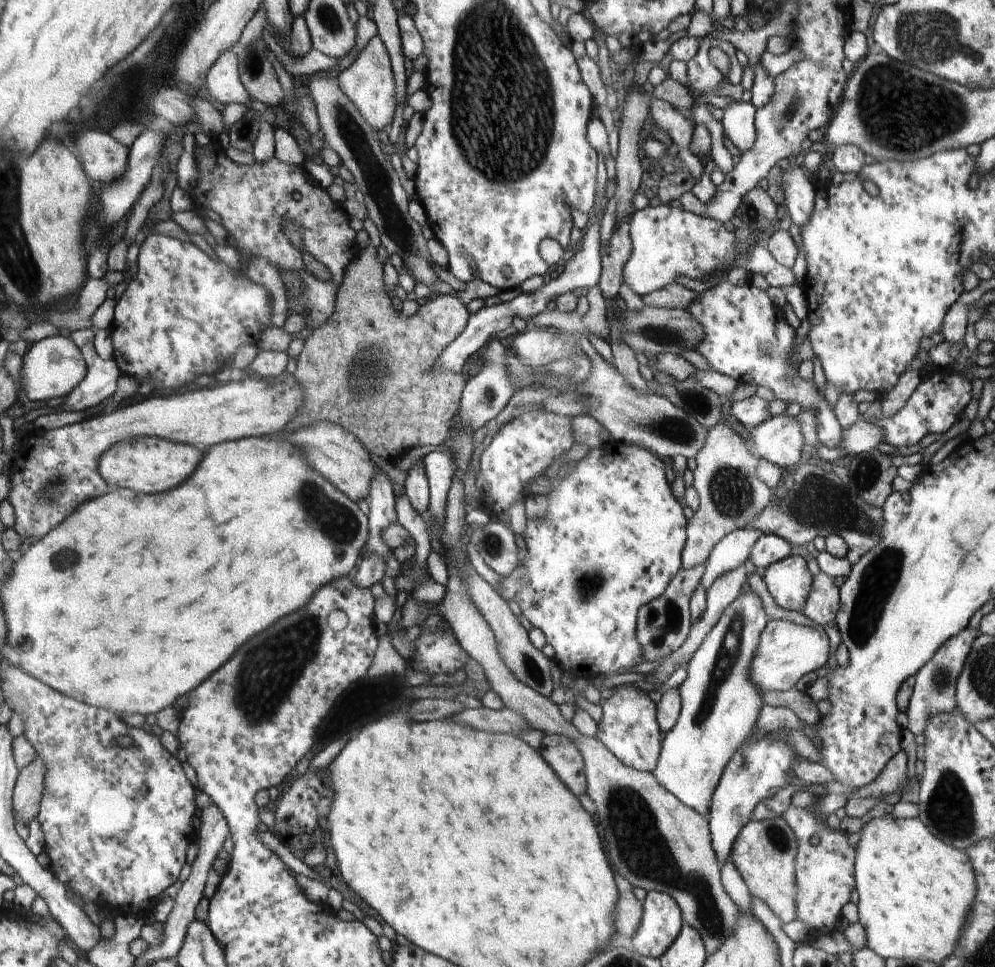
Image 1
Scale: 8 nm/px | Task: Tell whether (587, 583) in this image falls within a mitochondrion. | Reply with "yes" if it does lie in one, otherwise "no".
yes

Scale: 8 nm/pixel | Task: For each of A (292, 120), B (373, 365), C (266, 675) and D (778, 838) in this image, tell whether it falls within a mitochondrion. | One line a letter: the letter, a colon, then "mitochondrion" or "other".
A: other
B: mitochondrion
C: mitochondrion
D: mitochondrion

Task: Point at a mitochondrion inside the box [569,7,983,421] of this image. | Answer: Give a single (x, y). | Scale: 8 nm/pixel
(901, 110)

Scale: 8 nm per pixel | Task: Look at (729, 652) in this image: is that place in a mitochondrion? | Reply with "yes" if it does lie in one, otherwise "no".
yes

